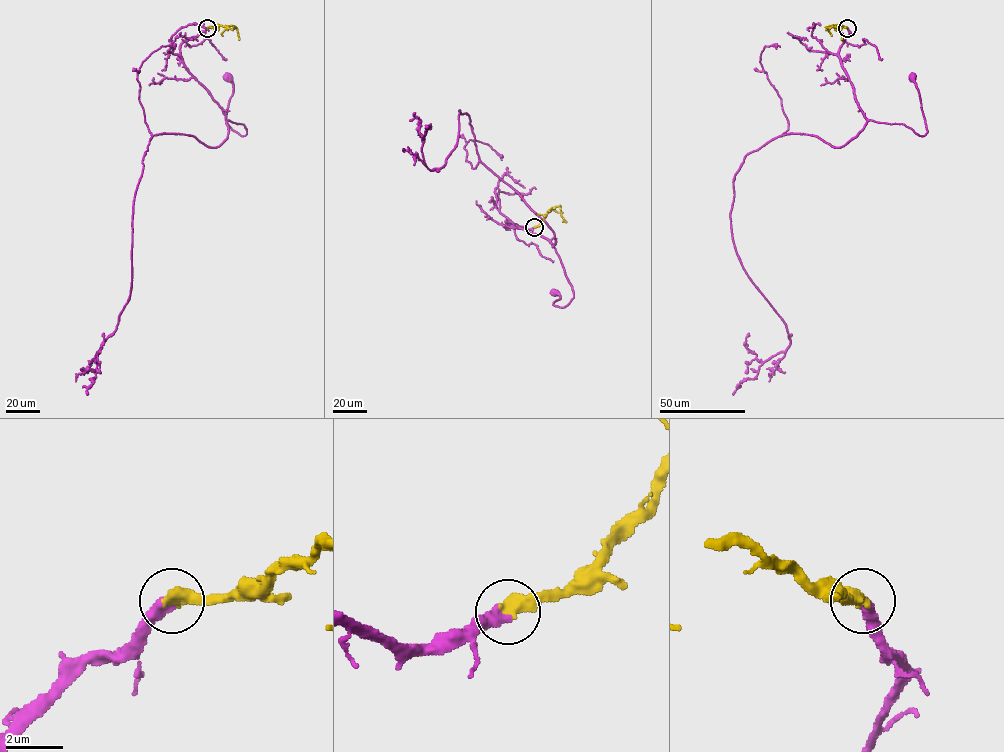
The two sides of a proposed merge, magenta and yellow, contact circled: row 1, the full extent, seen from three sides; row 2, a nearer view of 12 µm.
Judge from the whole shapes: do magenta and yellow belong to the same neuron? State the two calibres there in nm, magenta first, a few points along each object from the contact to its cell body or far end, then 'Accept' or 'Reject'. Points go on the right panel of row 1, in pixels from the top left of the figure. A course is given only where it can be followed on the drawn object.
Thickness 440 nm (magenta) against 550 nm. Course of magenta: (847, 28), (838, 57), (867, 120), (903, 124), (924, 136), (927, 129), (912, 78). Course of yellow: (847, 28), (829, 26), (839, 28), (841, 39). Accept

